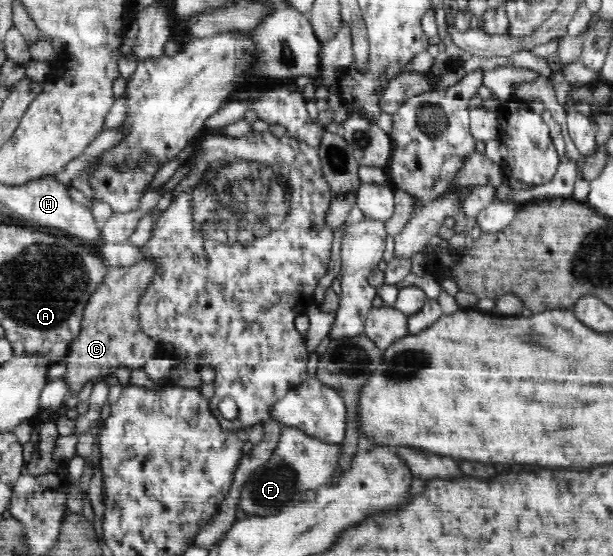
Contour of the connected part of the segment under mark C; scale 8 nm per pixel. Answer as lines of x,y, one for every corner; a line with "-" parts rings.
140,261
131,267
107,268
105,279
83,309
79,335
71,342
66,355
66,371
62,379
70,395
77,395
94,377
114,372
121,365
138,370
156,353
159,354
157,343
140,329
136,311
136,301
153,270
154,265
150,265
150,261

